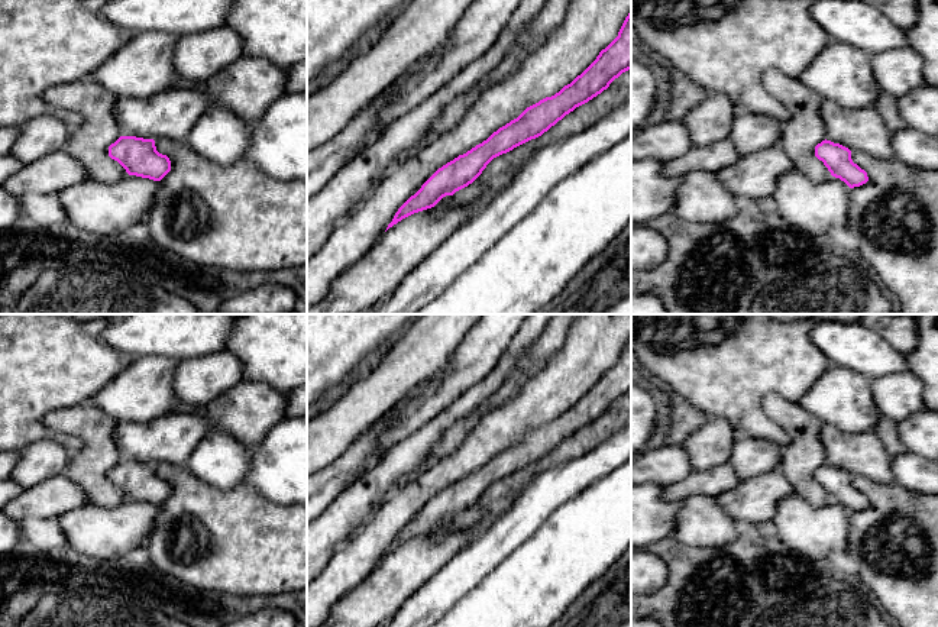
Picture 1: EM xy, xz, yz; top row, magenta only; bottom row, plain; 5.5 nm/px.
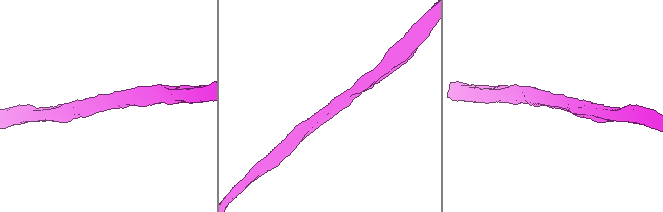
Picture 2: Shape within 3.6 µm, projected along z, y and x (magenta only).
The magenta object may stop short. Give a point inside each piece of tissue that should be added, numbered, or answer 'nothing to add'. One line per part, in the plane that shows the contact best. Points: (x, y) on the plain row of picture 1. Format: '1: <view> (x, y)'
nothing to add

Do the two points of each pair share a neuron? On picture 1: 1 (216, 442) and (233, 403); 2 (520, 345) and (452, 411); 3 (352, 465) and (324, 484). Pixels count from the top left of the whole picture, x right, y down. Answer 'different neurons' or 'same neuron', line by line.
1: different neurons
2: same neuron
3: same neuron

